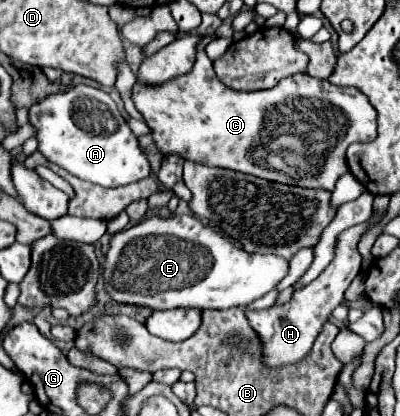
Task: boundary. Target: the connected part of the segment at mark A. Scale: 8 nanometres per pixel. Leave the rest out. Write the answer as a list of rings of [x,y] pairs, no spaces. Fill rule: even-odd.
[[[75,84],[69,92],[47,96],[29,108],[29,122],[37,128],[39,152],[81,180],[117,188],[151,176],[149,160],[137,136],[129,130],[111,96],[99,88]]]

